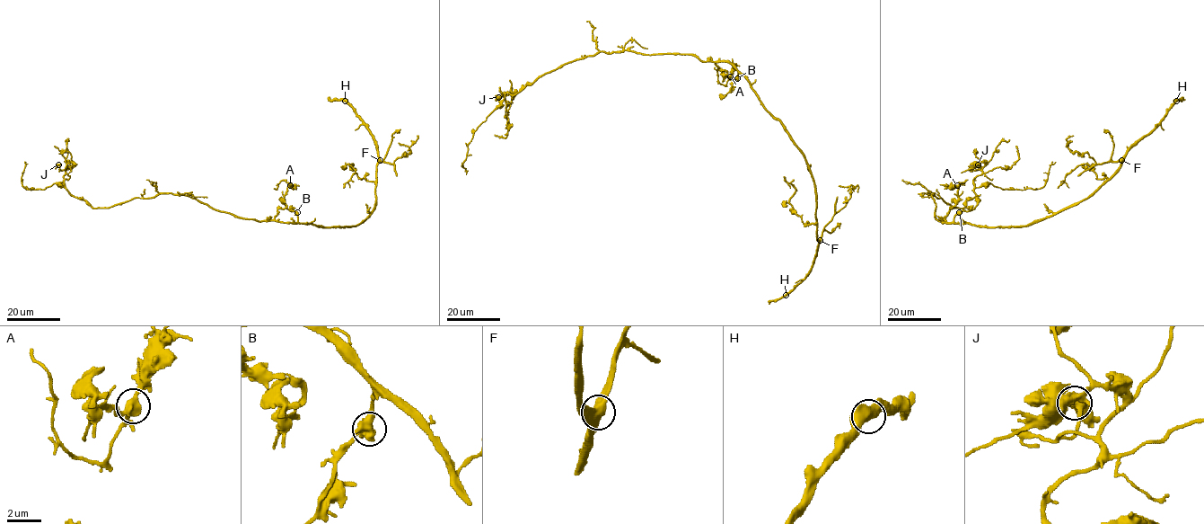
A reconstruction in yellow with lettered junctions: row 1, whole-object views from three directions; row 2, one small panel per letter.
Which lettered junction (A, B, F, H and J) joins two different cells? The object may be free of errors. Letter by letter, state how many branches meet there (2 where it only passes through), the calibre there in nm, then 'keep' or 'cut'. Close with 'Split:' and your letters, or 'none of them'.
A: 3 | 400 nm | keep
B: 3 | 500 nm | keep
F: 3 | 480 nm | keep
H: 3 | 440 nm | keep
J: 3 | 460 nm | keep
Split: none of them

